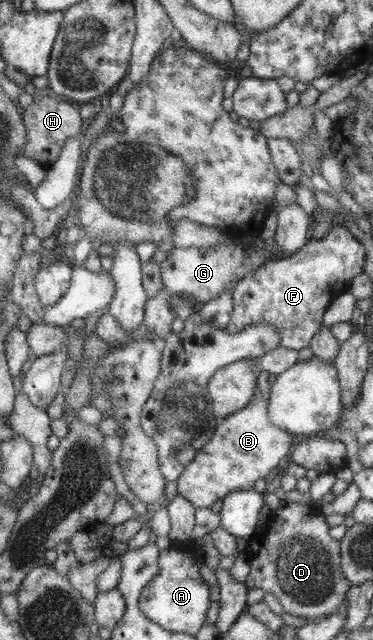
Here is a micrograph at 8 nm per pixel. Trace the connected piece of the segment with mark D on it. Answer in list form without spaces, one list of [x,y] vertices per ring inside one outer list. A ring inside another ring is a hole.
[[[283,501],[271,514],[272,518],[266,522],[267,533],[261,537],[262,547],[257,555],[248,562],[249,574],[244,581],[245,587],[249,590],[257,588],[263,593],[274,595],[283,607],[283,612],[309,621],[337,612],[339,607],[345,603],[345,595],[351,584],[343,578],[341,572],[339,541],[327,534],[329,529],[325,524],[327,520],[321,515],[319,507]]]

